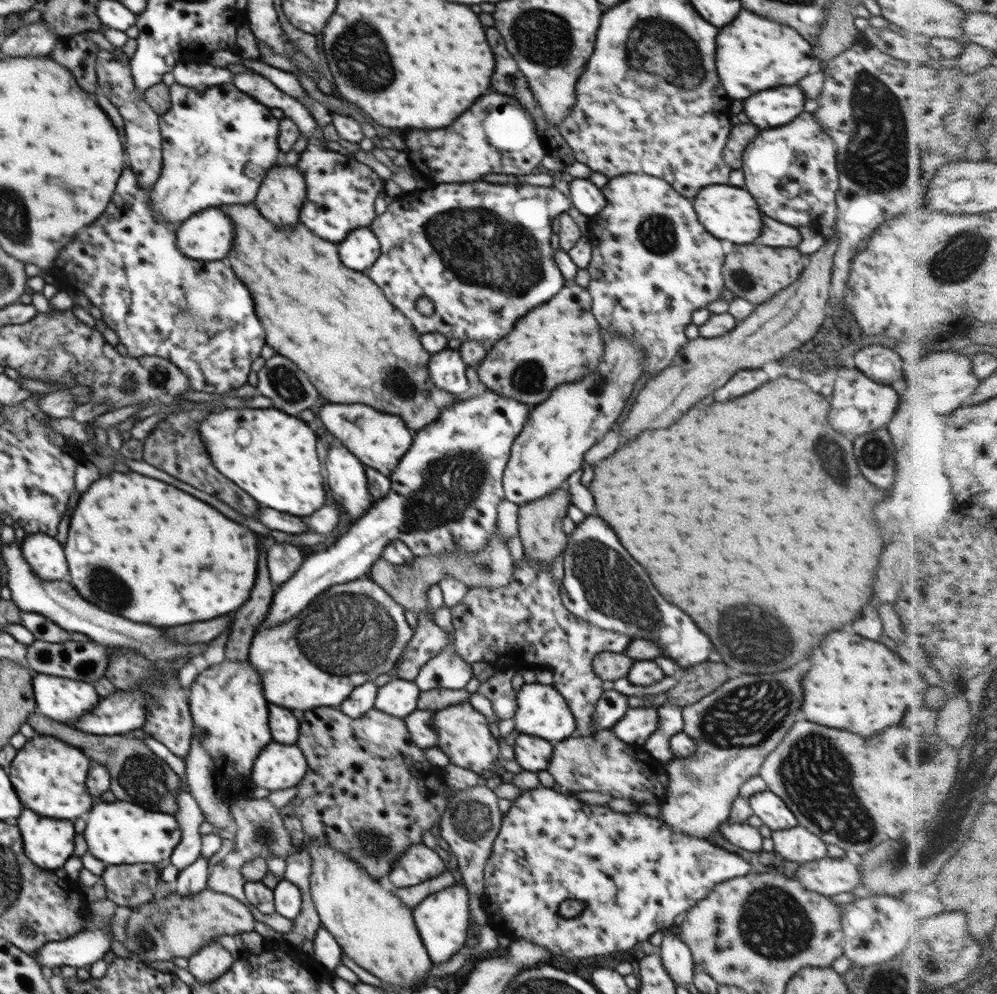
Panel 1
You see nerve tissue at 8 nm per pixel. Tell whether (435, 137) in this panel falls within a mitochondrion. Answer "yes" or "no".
no

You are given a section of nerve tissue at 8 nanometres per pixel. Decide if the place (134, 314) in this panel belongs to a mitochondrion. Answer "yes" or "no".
no

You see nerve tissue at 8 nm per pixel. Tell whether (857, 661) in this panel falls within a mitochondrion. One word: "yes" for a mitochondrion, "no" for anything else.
no

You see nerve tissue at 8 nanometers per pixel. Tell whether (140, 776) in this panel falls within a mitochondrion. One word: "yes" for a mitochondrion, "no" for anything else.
yes

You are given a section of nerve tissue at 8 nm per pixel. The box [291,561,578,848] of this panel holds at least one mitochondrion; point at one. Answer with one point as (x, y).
(344, 631)

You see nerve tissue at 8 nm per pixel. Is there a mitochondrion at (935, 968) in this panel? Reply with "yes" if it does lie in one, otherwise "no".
yes

